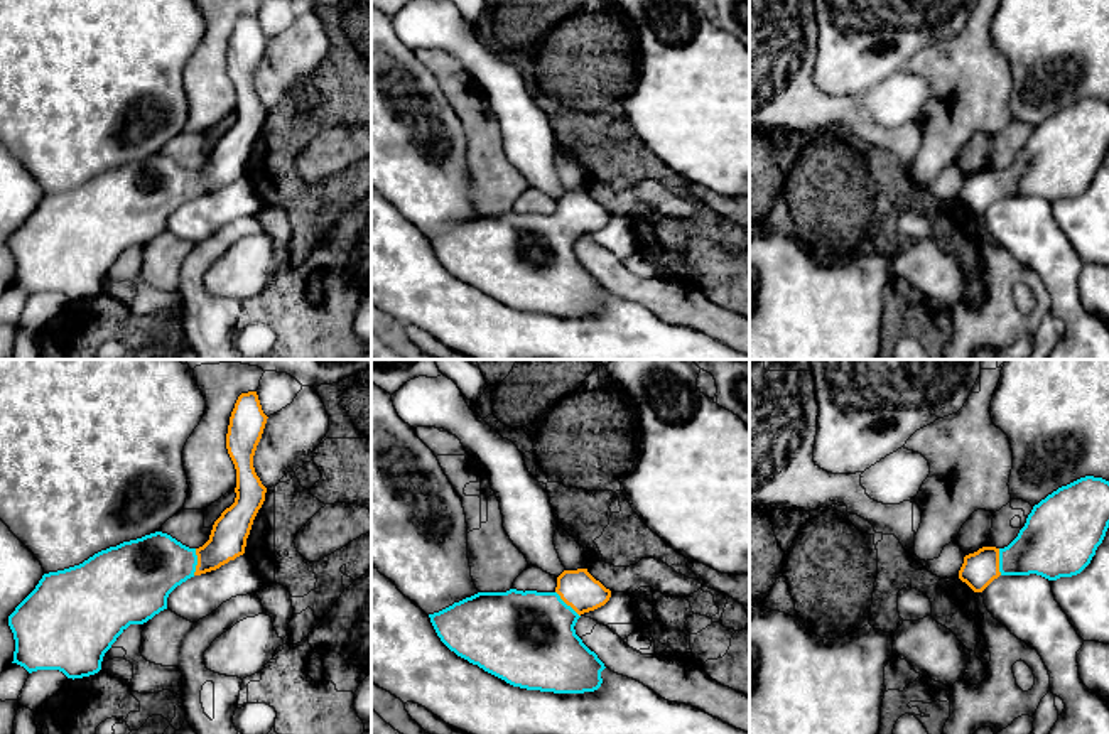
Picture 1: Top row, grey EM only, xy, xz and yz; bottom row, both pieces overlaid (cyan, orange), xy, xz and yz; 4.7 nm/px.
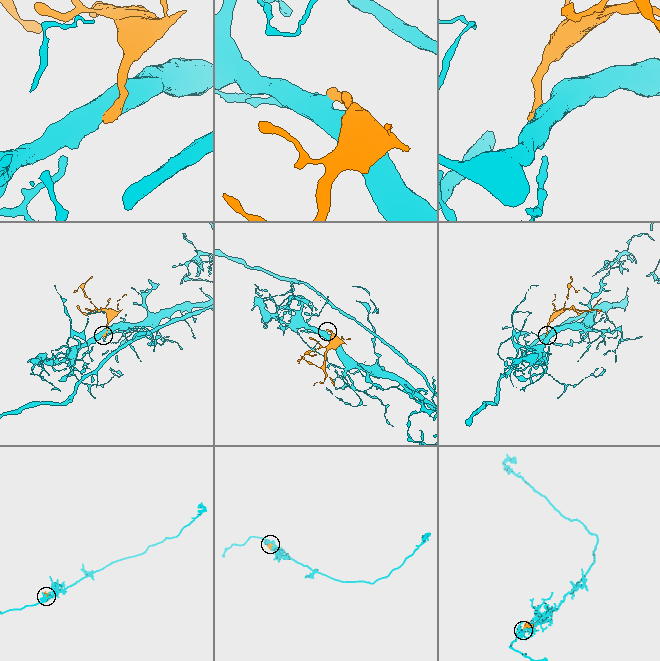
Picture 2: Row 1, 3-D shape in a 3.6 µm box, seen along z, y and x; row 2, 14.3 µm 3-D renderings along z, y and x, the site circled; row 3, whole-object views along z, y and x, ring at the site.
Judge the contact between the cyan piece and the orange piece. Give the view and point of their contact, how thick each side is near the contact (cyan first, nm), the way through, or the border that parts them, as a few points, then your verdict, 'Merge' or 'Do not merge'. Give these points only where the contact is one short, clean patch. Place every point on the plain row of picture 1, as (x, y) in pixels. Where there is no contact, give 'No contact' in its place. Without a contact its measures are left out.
Touches cyan at xy (196, 184). Thickness 320 nm (cyan) against 180 nm. Path across: xy (146, 193), (159, 184), (196, 184), (206, 181), (228, 159). Merge

